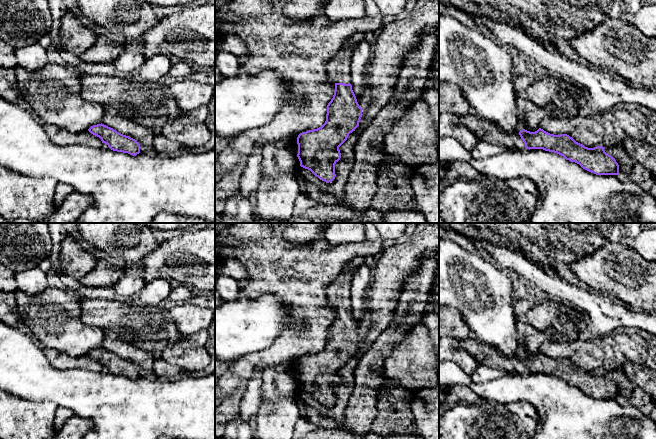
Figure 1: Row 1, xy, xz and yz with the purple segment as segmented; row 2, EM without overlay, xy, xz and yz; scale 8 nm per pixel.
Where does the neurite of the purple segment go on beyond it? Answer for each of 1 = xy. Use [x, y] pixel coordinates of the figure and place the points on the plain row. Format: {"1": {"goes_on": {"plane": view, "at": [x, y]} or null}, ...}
{"1": {"goes_on": null}}

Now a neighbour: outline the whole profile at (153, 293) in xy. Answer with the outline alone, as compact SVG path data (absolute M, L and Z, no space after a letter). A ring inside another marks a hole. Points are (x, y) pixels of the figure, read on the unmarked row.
M158 276L153 281L145 283L135 301L147 306L157 306L169 297L171 289L169 280Z

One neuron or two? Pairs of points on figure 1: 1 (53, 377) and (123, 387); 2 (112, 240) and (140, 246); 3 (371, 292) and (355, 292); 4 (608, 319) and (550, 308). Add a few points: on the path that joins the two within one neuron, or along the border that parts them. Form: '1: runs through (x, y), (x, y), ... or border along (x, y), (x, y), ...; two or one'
1: runs through (70, 387), (106, 387); one
2: runs through (119, 240), (133, 241); one
3: border along (373, 270), (371, 284), (364, 293), (364, 316); two
4: border along (576, 308), (580, 311); two

